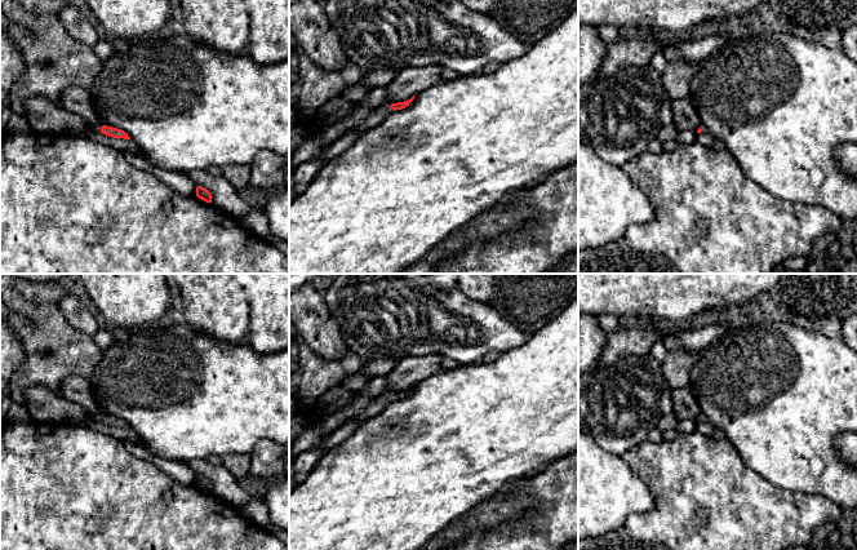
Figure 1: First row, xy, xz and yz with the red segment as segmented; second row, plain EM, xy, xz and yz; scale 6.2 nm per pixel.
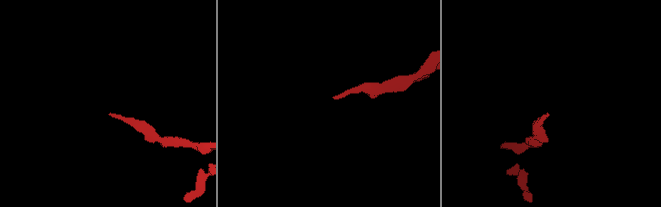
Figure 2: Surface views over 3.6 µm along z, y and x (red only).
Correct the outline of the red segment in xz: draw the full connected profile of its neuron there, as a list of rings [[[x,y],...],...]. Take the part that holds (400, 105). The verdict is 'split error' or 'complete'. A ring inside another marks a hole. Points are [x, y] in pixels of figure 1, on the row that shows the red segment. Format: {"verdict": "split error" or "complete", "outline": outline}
{"verdict": "split error", "outline": [[[413,96],[410,99],[404,101],[404,102],[392,103],[391,106],[377,107],[367,119],[360,121],[358,125],[355,125],[350,129],[346,129],[342,134],[342,137],[346,134],[350,134],[350,133],[355,133],[359,130],[369,130],[369,129],[377,127],[378,124],[381,124],[385,120],[385,117],[388,115],[388,112],[391,110],[395,111],[395,110],[405,108],[414,99],[414,97],[416,96]]]}

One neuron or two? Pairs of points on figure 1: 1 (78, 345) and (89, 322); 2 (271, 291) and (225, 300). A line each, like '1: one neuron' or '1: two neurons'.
1: two neurons
2: two neurons

